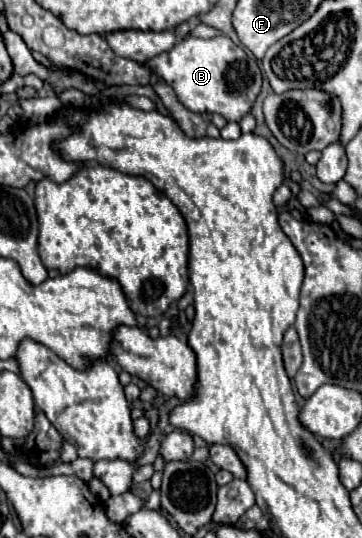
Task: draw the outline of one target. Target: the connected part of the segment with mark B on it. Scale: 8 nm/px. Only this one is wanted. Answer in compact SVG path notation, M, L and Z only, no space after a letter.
M187 36L179 40L171 52L163 52L145 62L151 72L169 84L179 102L197 114L221 114L229 122L239 122L253 106L261 90L261 72L255 58L251 58L241 46L233 44L227 36L215 36L209 40Z

